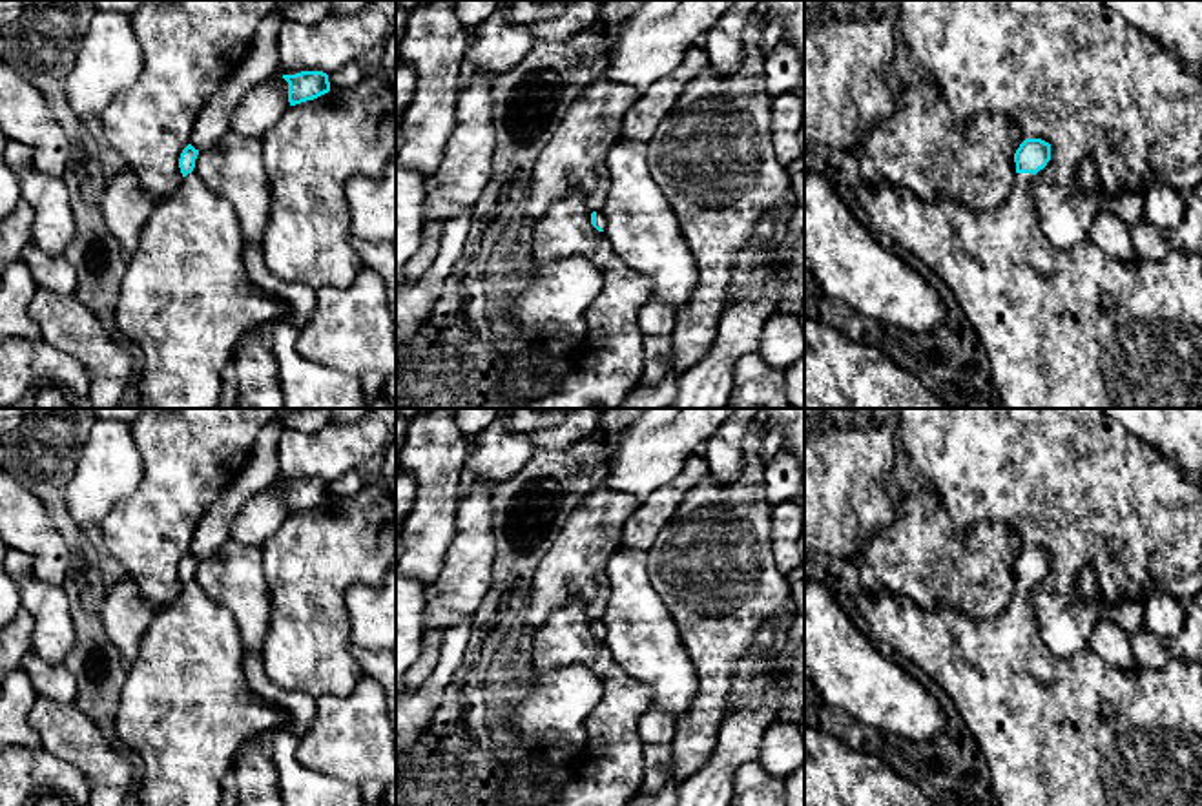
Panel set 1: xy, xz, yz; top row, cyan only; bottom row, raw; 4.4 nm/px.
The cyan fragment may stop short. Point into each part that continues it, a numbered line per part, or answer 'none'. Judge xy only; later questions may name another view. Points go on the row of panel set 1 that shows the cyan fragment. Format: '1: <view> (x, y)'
1: xy (186, 301)

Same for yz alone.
1: yz (1062, 327)

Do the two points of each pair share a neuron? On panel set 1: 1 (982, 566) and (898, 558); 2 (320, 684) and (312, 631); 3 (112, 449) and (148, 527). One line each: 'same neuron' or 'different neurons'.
1: same neuron
2: same neuron
3: different neurons

